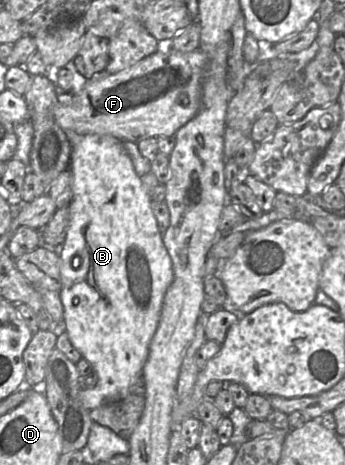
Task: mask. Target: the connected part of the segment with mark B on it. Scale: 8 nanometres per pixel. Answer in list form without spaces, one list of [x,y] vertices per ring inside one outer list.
[[[67,133],[71,143],[69,170],[72,173],[72,198],[69,202],[69,225],[65,240],[59,249],[61,290],[60,299],[63,305],[63,322],[72,345],[80,352],[94,368],[98,382],[94,388],[81,388],[80,398],[85,408],[95,409],[109,401],[118,401],[131,393],[131,387],[142,375],[152,337],[160,319],[163,299],[168,287],[174,279],[174,272],[170,255],[163,243],[157,220],[151,207],[151,197],[133,166],[131,158],[123,147],[123,141],[104,134]]]

